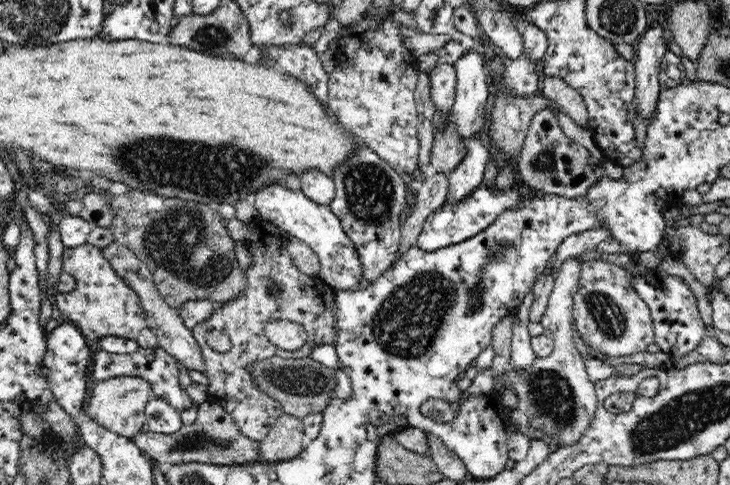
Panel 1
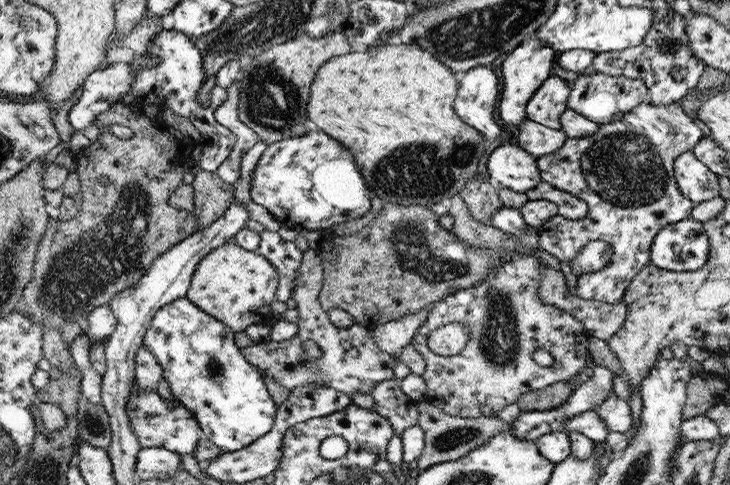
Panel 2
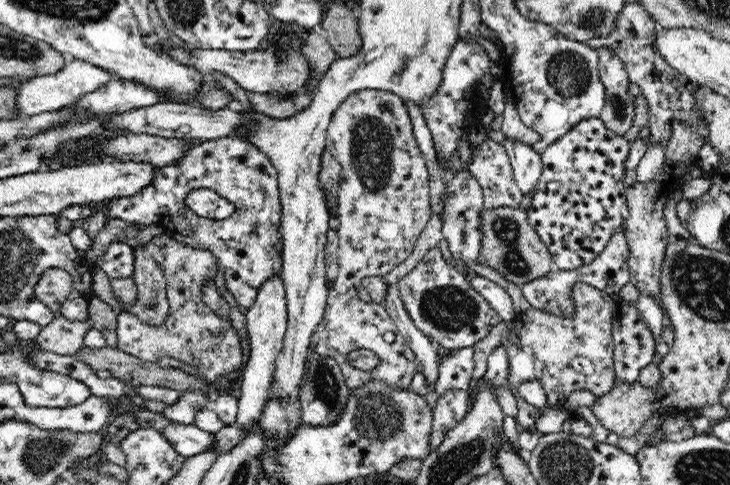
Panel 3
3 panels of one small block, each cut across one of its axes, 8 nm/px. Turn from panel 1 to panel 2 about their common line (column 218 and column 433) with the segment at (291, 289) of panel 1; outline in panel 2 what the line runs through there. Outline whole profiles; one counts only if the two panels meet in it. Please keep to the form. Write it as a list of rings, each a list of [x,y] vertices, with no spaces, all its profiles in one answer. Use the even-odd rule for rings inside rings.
[[[514,255],[511,260],[510,257],[506,257],[497,264],[495,271],[492,272],[492,274],[486,278],[484,282],[481,282],[476,286],[472,286],[472,288],[466,288],[460,290],[459,292],[449,294],[446,298],[435,303],[434,308],[429,310],[429,313],[427,314],[426,322],[420,328],[417,328],[416,334],[413,336],[411,342],[413,347],[424,357],[426,363],[425,371],[421,375],[426,381],[426,398],[428,398],[428,403],[437,406],[440,410],[443,410],[450,416],[459,416],[460,418],[497,416],[499,410],[502,410],[509,404],[517,402],[518,397],[521,394],[532,390],[539,391],[540,389],[546,388],[558,381],[568,382],[572,376],[576,376],[576,374],[578,374],[581,370],[589,370],[591,366],[588,352],[588,339],[590,338],[590,332],[584,328],[583,322],[580,322],[574,315],[571,315],[565,310],[556,308],[555,306],[546,304],[538,298],[538,287],[540,287],[540,278],[542,273],[541,263],[538,258],[532,258],[528,255]],[[449,322],[459,322],[460,324],[465,324],[465,326],[469,328],[469,339],[465,344],[465,347],[459,353],[456,353],[454,356],[442,357],[431,351],[431,348],[427,345],[427,338],[431,335],[433,330],[436,330],[437,328],[440,328],[440,326],[444,326]],[[538,348],[540,348],[540,350],[550,352],[552,358],[554,358],[554,361],[550,364],[550,366],[540,366],[534,361],[532,354],[534,354]]]

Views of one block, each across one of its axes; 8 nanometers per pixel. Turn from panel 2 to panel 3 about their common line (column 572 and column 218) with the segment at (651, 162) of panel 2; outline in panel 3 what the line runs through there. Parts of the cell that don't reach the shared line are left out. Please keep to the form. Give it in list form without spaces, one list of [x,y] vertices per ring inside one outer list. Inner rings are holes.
[[[240,136],[198,141],[197,144],[190,145],[190,150],[178,162],[166,167],[156,167],[154,180],[146,188],[142,188],[142,192],[112,199],[107,218],[141,226],[161,225],[166,236],[185,242],[192,248],[210,250],[225,272],[226,290],[243,310],[254,304],[258,290],[268,278],[281,274],[283,240],[280,234],[281,198],[277,171],[266,154]],[[199,189],[208,189],[226,198],[236,207],[236,212],[224,220],[197,216],[186,205],[185,200],[194,190]]]

